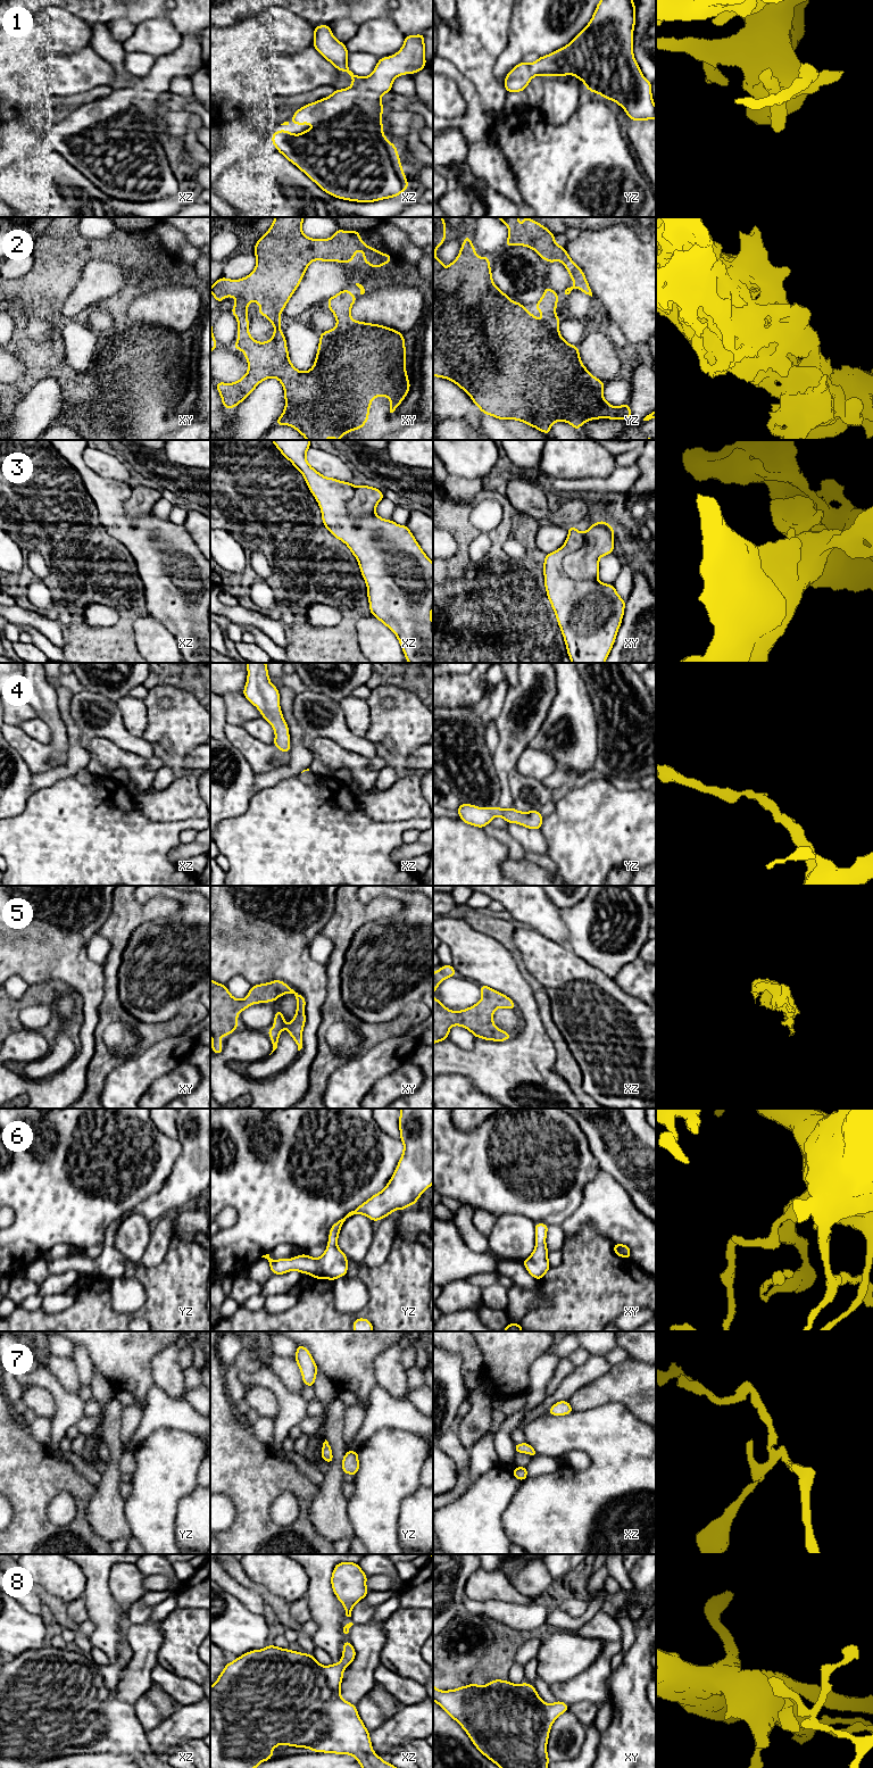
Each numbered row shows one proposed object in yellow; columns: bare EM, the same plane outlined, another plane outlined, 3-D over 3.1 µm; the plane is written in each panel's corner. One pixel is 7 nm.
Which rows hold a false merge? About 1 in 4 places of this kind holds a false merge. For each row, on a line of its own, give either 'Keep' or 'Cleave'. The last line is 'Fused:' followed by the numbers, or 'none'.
1: Keep
2: Keep
3: Cleave
4: Keep
5: Keep
6: Keep
7: Keep
8: Keep
Fused: 3

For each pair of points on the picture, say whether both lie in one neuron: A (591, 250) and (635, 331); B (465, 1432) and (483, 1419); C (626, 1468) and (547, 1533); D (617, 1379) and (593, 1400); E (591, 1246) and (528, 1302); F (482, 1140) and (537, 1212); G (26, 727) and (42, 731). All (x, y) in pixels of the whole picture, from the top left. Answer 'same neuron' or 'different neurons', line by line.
A: same neuron
B: same neuron
C: same neuron
D: same neuron
E: different neurons
F: same neuron
G: same neuron

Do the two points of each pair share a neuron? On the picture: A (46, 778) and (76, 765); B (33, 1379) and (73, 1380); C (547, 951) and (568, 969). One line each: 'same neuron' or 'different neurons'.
A: same neuron
B: different neurons
C: same neuron

